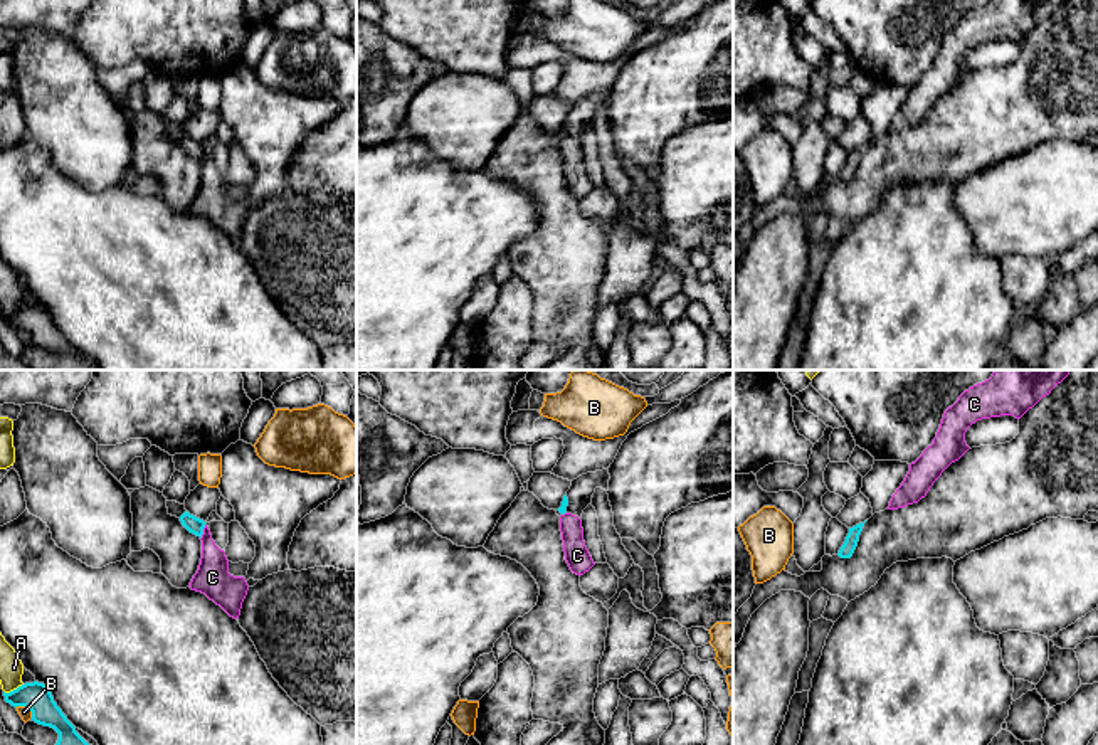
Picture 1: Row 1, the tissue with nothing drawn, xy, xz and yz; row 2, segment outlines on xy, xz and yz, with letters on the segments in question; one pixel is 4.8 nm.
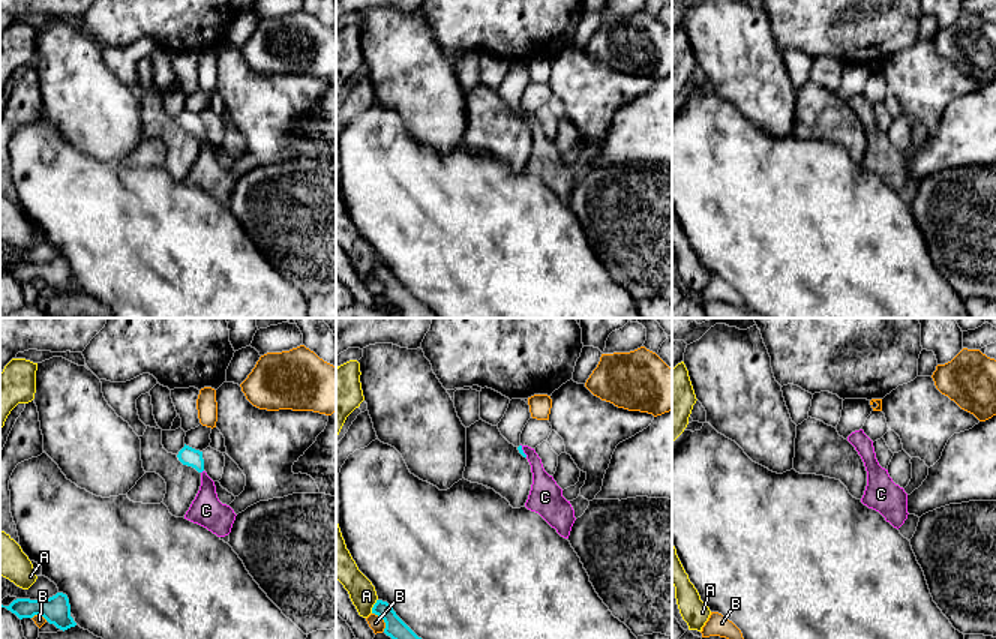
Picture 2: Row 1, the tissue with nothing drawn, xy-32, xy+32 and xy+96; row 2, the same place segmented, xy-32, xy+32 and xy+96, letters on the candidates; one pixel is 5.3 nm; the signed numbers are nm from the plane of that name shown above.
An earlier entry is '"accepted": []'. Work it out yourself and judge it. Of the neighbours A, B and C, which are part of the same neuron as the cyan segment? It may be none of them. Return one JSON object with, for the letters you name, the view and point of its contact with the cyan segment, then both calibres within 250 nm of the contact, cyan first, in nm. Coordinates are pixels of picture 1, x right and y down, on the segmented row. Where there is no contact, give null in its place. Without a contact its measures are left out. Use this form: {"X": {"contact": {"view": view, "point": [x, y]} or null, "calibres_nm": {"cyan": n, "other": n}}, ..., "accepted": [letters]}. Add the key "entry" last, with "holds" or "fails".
{"accepted": [], "entry": "holds"}

